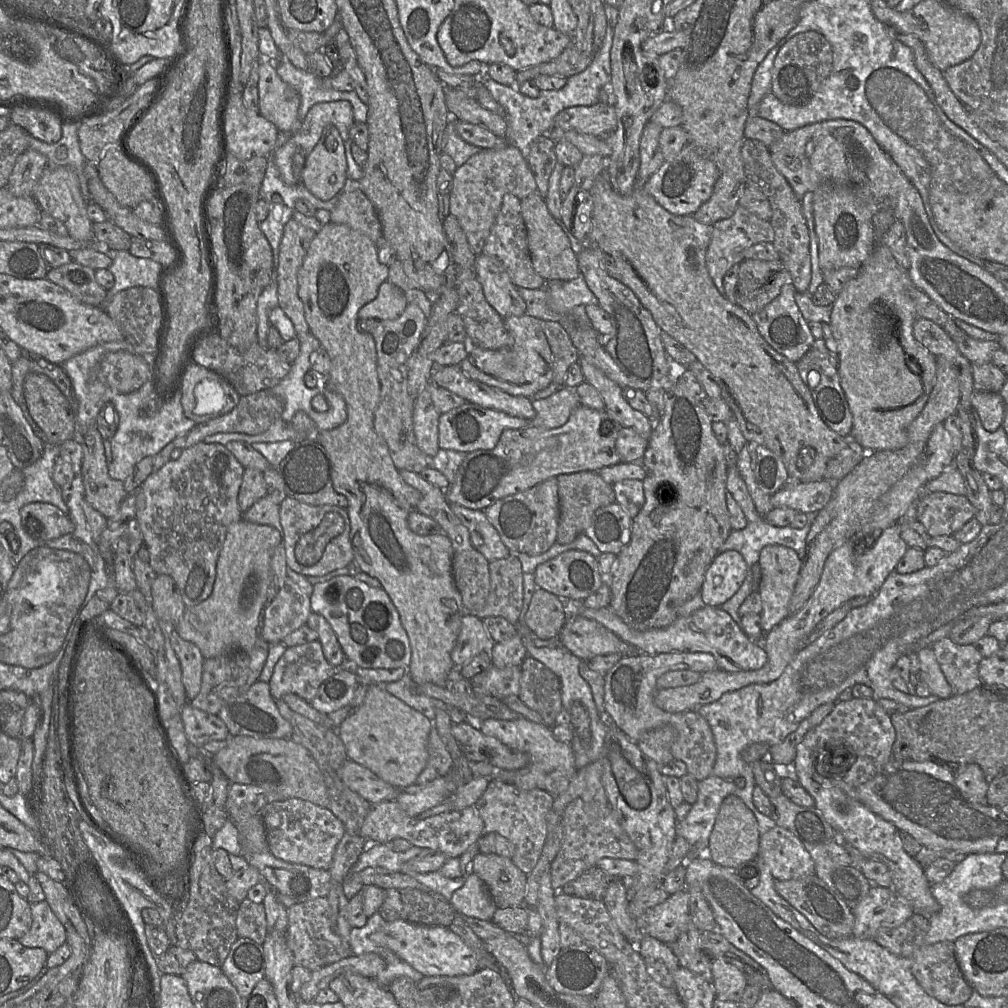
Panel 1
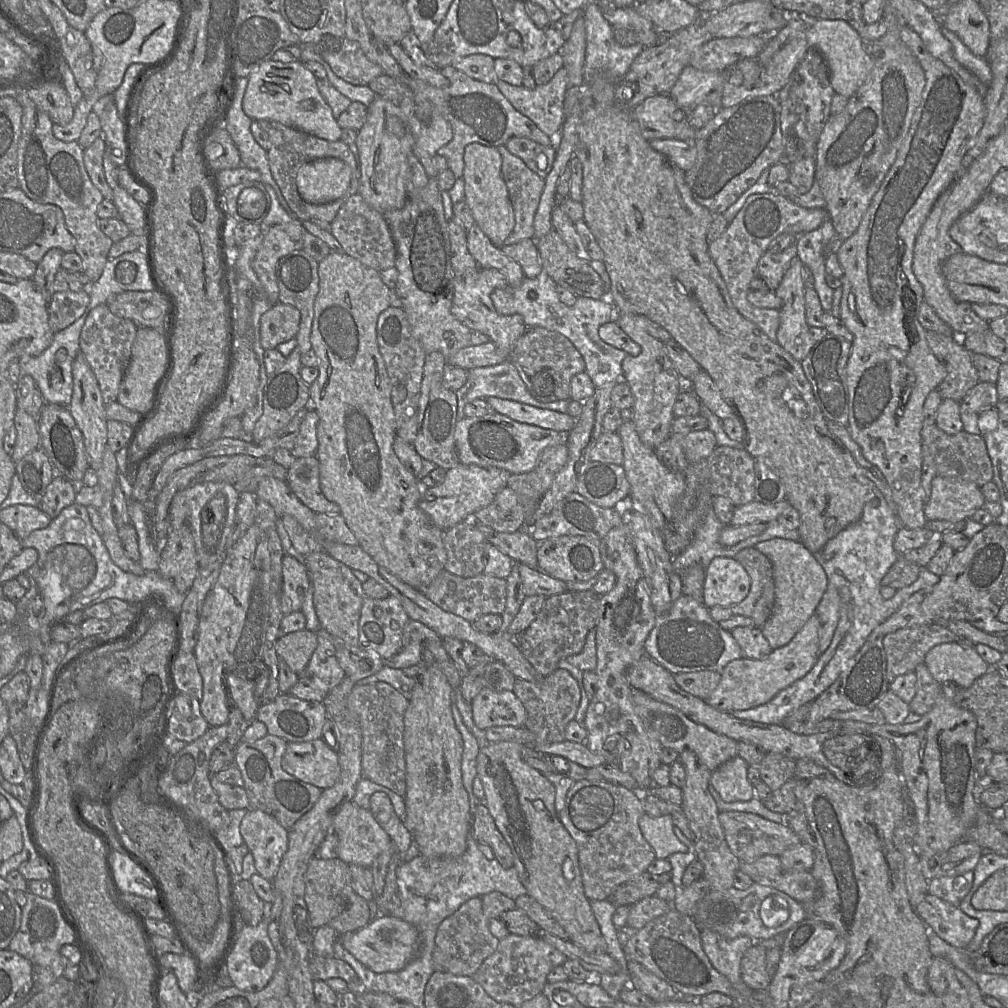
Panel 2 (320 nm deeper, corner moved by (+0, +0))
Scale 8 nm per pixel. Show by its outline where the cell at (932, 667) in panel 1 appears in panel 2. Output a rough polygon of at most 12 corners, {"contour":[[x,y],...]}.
{"contour":[[959,641],[934,646],[924,665],[941,685],[969,688],[992,668]]}

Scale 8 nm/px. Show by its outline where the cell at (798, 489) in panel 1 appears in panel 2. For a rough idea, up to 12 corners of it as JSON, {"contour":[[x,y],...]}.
{"contour":[[753,500],[735,507],[731,526],[768,523],[791,506]]}

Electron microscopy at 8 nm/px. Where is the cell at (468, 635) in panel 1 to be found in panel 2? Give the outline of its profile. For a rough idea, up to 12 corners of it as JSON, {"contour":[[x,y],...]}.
{"contour":[[409,620],[402,648],[383,660],[403,670],[422,662],[426,640],[442,639],[426,625]]}

